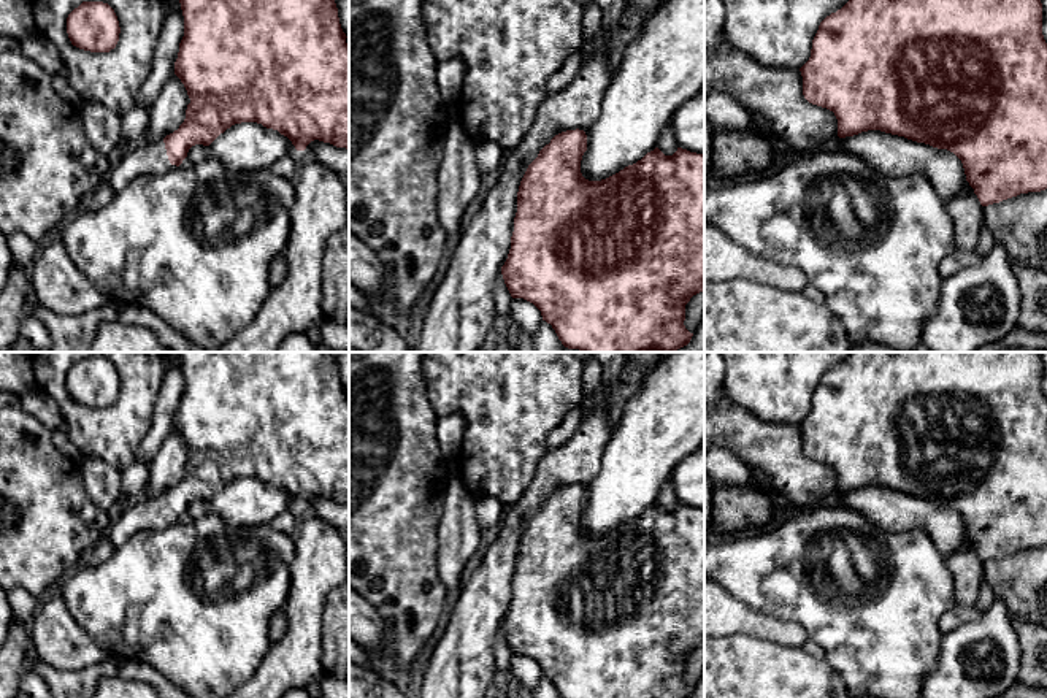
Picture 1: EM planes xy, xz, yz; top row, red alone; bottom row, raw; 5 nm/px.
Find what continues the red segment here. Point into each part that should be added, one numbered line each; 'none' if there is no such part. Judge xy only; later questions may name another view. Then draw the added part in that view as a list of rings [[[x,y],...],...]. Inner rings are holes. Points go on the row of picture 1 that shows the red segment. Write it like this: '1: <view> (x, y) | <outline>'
1: xy (151, 159) | [[[149,140],[144,146],[124,154],[121,162],[109,170],[106,181],[117,194],[135,178],[163,174],[168,165],[163,140]]]

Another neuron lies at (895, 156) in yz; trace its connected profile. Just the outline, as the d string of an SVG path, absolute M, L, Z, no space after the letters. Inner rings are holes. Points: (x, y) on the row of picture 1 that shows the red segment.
M868 130L846 138L838 136L836 143L838 149L861 159L882 174L892 178L926 176L944 201L960 194L974 194L966 181L961 160L947 149L880 130Z

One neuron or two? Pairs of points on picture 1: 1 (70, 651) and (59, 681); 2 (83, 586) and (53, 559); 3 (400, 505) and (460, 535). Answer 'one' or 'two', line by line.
1: two
2: two
3: two

